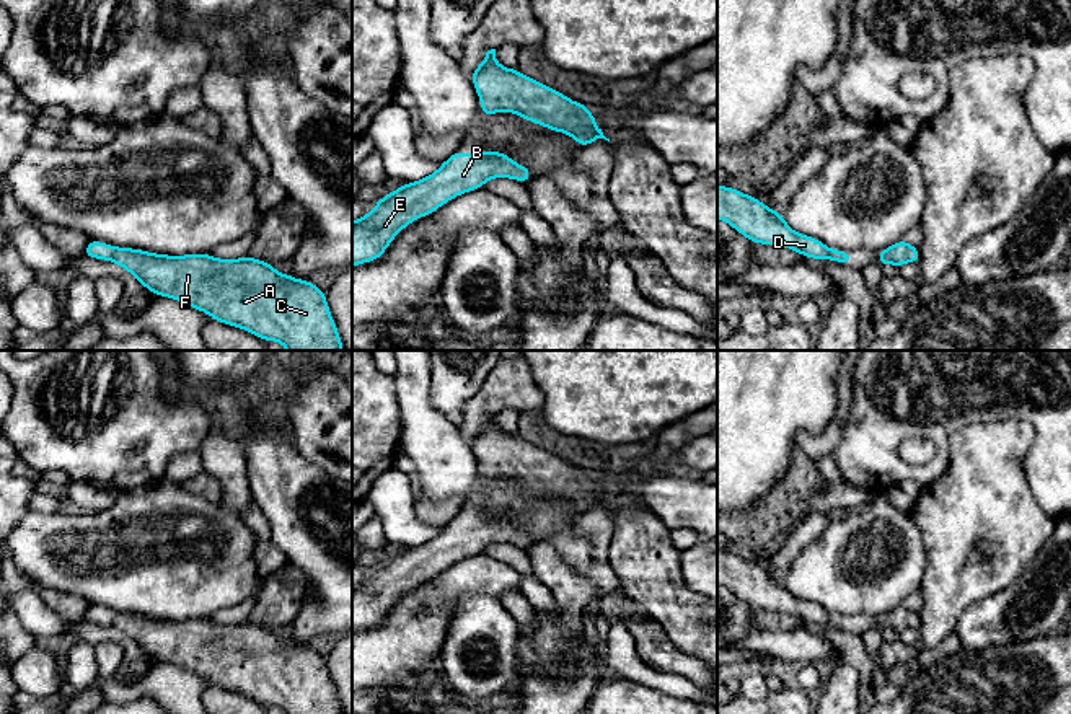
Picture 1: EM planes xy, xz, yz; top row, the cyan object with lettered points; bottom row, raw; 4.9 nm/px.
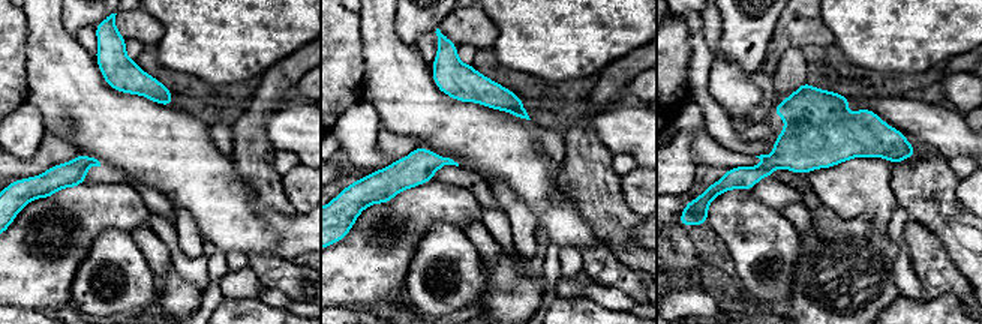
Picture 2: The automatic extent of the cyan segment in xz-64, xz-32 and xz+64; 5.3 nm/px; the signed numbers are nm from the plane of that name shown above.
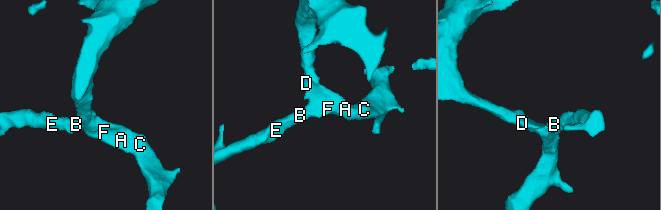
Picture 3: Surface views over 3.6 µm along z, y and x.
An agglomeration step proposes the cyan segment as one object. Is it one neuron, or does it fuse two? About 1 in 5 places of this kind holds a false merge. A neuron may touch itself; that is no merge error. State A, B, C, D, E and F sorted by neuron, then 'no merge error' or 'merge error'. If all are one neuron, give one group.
groups A B C D E F; no merge error

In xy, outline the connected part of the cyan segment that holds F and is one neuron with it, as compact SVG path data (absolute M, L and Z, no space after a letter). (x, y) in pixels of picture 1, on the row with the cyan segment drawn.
M88 240L85 258L112 261L130 272L156 297L168 297L207 313L228 326L245 329L262 341L277 341L287 350L344 350L326 293L308 279L280 274L271 262L243 256L218 259L205 254L155 254L143 249L111 246Z

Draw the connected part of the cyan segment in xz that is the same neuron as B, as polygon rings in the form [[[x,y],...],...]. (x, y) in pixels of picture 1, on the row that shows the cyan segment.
[[[458,150],[440,168],[388,192],[372,212],[352,222],[352,267],[377,261],[394,236],[411,222],[434,214],[460,194],[483,189],[492,178],[510,178],[527,184],[531,171],[515,163],[504,152],[478,150],[474,156]]]

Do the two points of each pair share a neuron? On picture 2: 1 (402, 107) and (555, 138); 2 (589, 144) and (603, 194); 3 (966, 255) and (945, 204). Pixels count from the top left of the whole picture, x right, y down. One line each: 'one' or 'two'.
1: two
2: one
3: one

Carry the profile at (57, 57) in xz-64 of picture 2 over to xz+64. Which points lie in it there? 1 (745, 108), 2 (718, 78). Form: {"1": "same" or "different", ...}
{"1": "same", "2": "same"}

